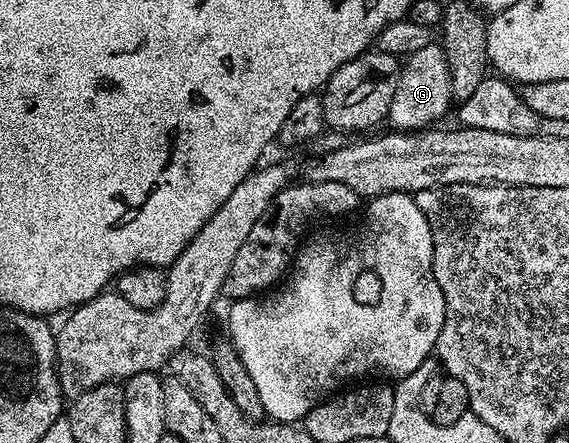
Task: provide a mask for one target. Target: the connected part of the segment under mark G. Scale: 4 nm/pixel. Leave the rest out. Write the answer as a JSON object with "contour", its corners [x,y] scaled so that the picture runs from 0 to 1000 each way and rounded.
{"contour":[[[761,93],[749,111],[735,111],[735,120],[715,126],[708,135],[692,201],[692,228],[685,228],[680,275],[691,278],[698,298],[726,300],[740,291],[757,289],[787,251],[787,237],[798,228],[787,131],[780,124],[780,106]]]}

